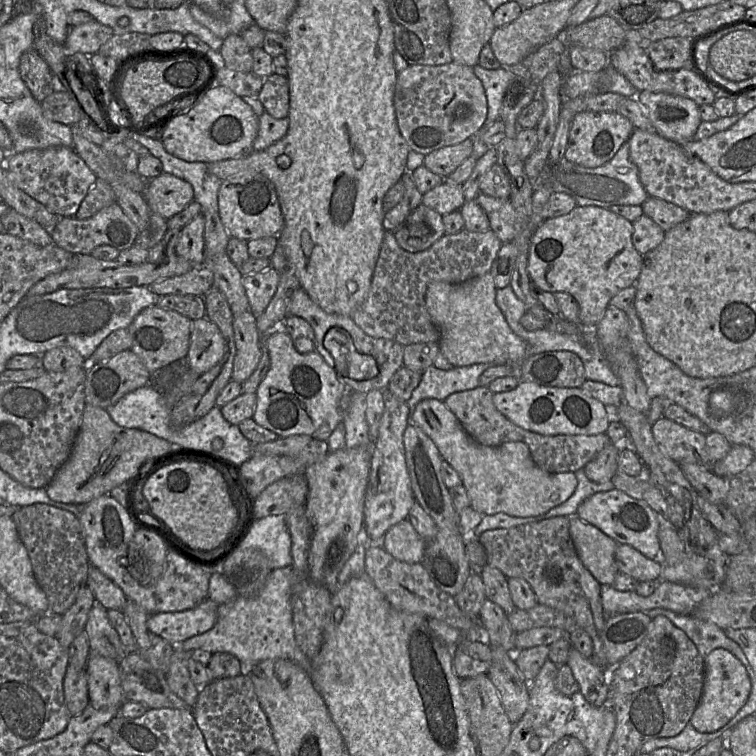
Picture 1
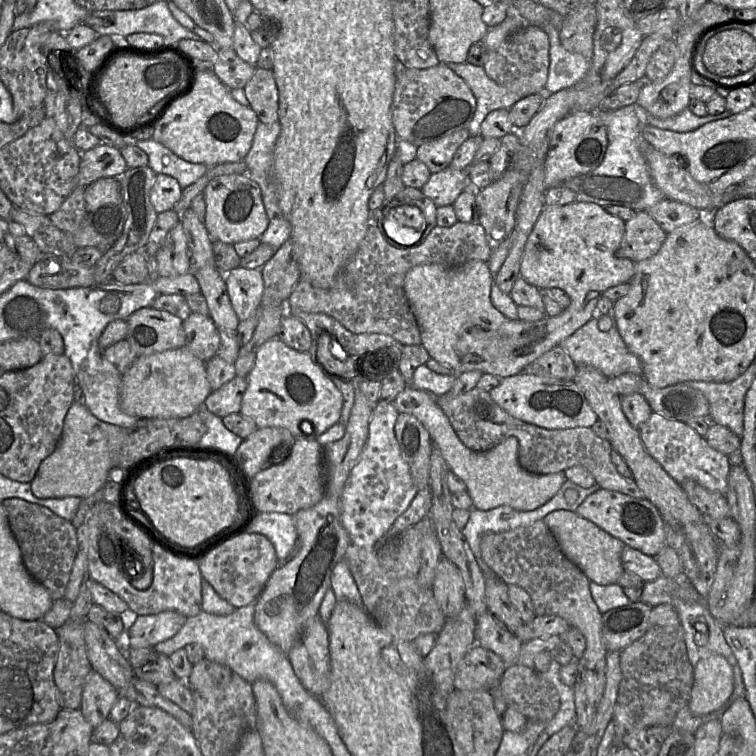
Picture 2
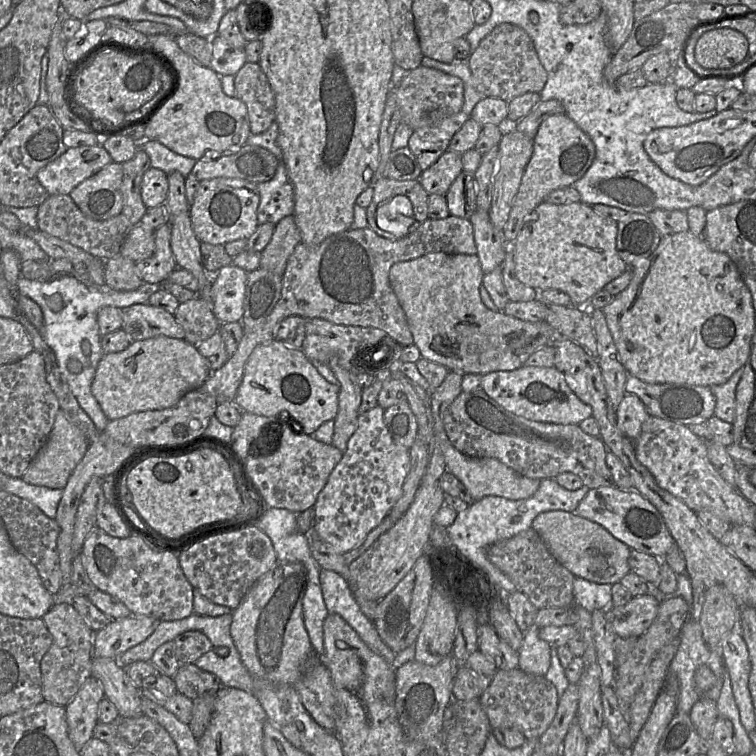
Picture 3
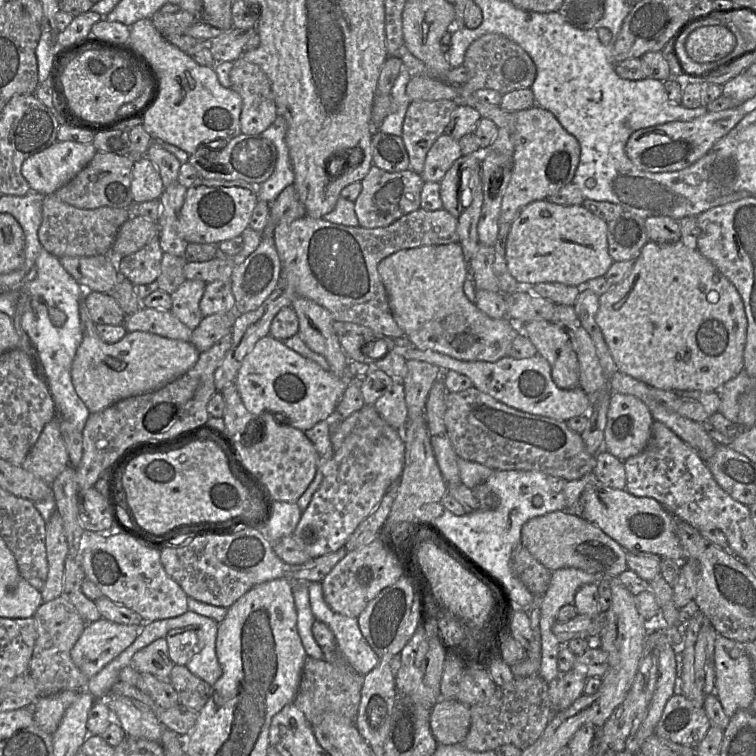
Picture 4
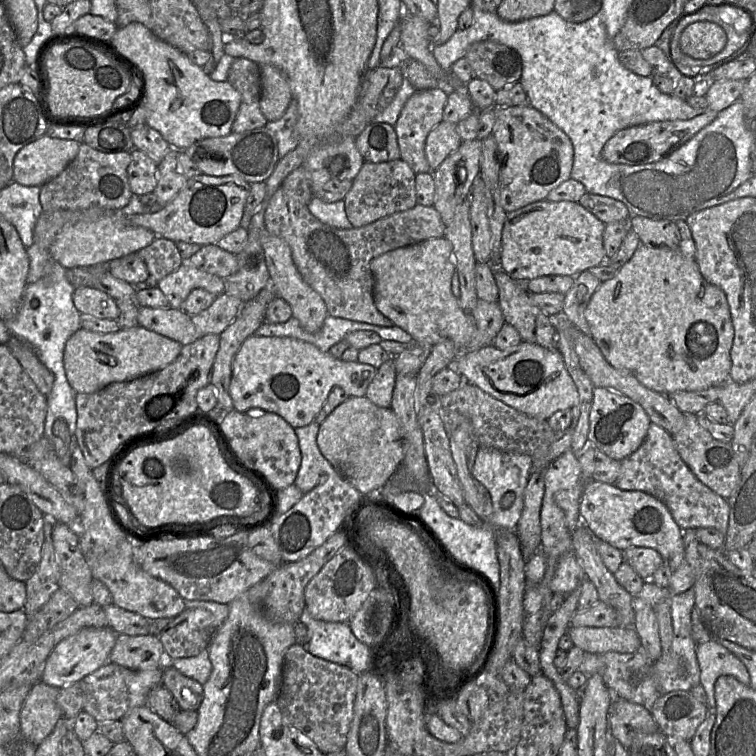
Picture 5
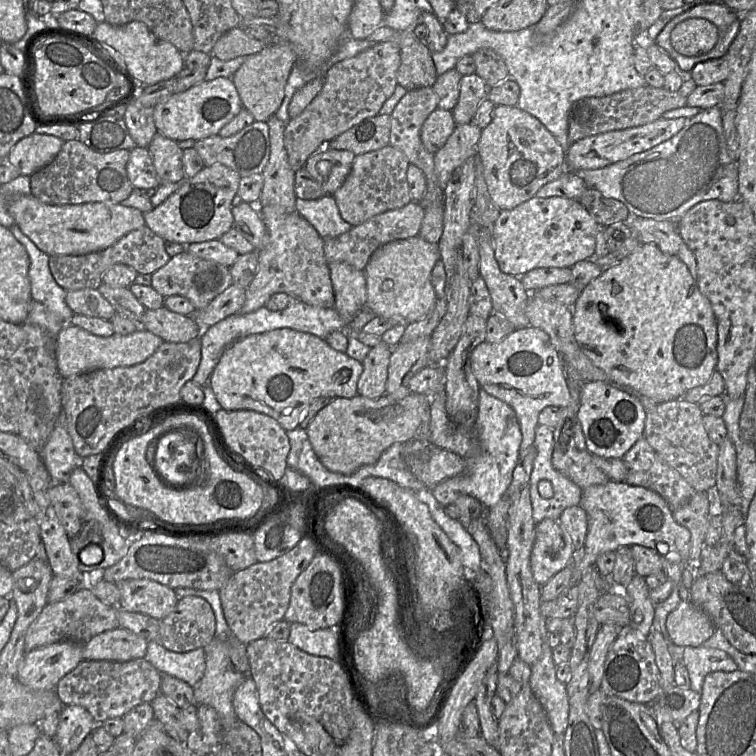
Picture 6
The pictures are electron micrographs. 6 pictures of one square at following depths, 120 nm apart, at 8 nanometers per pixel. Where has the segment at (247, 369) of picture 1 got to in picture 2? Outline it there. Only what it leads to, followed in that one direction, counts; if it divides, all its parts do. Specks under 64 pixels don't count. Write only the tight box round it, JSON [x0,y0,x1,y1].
[190,266,241,364]

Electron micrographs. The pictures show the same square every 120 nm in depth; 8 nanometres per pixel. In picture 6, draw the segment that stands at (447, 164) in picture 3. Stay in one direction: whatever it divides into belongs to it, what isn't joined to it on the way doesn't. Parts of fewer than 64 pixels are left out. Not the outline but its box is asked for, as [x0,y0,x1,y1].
[421,108,455,154]

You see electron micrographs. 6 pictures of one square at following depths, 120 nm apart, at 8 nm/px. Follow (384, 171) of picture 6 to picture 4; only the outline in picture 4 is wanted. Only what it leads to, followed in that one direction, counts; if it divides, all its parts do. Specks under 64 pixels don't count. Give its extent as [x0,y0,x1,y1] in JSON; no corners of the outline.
[354,165,425,227]

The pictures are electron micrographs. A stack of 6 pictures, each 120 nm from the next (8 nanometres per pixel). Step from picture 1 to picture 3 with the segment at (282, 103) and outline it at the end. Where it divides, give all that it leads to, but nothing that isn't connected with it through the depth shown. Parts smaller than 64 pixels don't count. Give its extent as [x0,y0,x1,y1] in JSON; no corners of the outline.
[234,61,275,134]

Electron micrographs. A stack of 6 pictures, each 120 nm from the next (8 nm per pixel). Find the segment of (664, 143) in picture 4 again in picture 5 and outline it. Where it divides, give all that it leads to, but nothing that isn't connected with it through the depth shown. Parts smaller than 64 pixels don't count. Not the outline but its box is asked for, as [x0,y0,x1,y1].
[601,110,718,165]

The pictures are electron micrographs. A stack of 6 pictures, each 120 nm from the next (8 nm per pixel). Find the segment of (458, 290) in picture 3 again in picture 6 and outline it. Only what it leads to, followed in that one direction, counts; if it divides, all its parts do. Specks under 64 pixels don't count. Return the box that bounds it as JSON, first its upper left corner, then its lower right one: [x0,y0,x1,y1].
[364,236,441,325]

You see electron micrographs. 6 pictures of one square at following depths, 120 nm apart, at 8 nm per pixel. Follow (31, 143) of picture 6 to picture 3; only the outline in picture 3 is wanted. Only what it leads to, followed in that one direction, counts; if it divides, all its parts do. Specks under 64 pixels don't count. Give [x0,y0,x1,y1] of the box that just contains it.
[37,144,113,194]

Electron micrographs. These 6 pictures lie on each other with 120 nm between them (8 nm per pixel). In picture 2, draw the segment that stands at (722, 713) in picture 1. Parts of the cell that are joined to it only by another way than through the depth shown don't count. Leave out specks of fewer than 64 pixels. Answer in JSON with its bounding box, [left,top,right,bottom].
[689,654,733,715]

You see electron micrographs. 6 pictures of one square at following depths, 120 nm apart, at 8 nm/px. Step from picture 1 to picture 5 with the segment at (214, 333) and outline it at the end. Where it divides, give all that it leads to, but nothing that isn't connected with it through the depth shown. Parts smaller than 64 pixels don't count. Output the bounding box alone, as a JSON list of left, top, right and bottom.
[157,263,225,309]

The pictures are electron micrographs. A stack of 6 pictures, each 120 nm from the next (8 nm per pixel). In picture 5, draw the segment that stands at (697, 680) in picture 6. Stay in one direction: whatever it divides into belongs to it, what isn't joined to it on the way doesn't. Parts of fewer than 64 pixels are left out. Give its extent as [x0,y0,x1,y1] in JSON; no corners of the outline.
[696,637,750,713]

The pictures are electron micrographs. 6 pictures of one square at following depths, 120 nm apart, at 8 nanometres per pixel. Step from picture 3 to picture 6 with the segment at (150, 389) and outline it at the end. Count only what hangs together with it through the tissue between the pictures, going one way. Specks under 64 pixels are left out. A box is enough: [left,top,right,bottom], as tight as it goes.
[56,323,163,378]

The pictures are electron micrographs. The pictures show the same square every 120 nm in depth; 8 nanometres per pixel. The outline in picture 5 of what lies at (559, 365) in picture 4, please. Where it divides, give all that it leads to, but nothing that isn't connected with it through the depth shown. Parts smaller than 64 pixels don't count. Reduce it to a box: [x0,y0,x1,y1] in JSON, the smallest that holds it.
[494,269,557,349]

